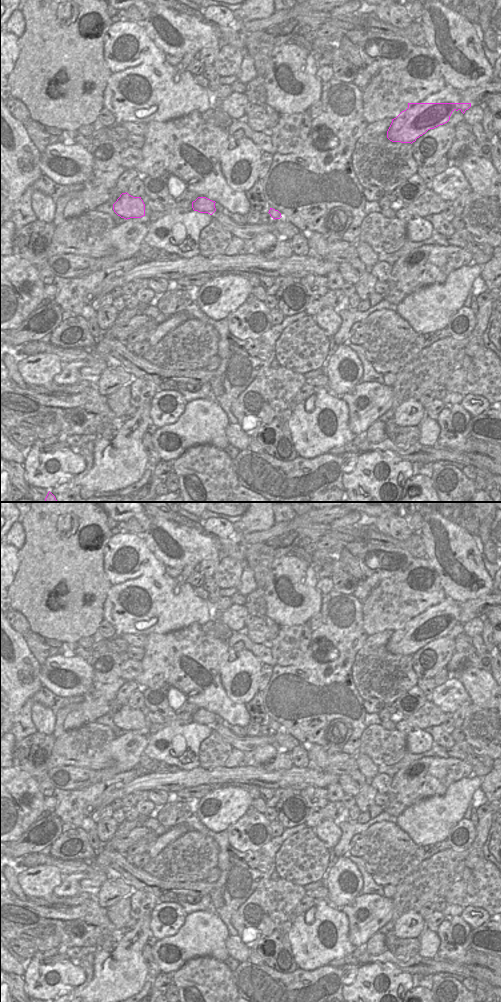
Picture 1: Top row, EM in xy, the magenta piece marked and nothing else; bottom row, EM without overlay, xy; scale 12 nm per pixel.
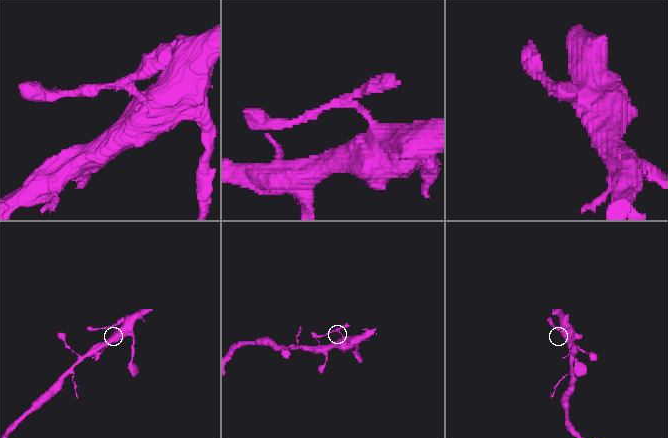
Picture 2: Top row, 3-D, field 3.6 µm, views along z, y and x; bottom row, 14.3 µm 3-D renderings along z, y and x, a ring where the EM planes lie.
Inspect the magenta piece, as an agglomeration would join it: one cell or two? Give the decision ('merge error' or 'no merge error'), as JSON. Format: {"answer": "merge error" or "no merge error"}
{"answer": "merge error"}

